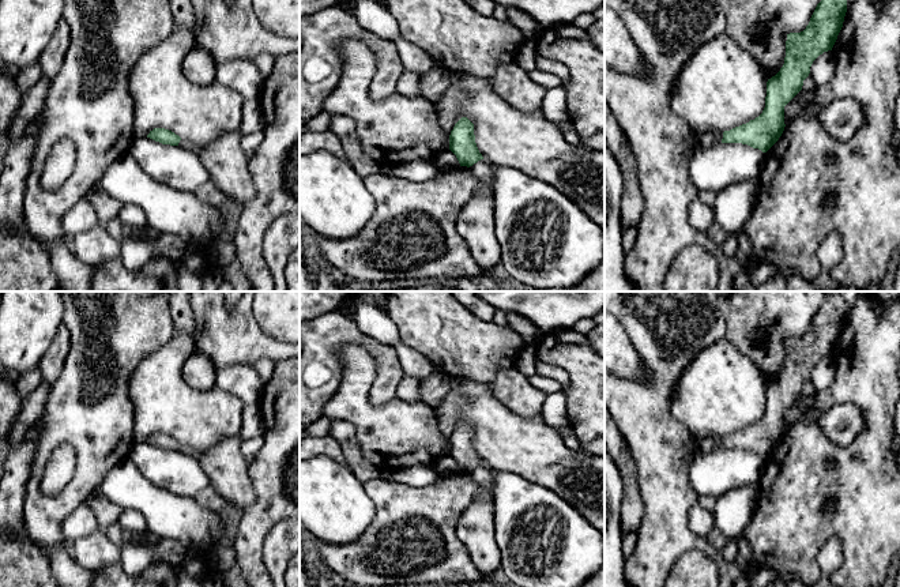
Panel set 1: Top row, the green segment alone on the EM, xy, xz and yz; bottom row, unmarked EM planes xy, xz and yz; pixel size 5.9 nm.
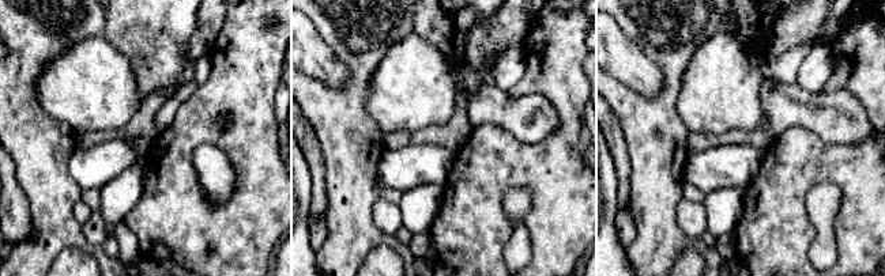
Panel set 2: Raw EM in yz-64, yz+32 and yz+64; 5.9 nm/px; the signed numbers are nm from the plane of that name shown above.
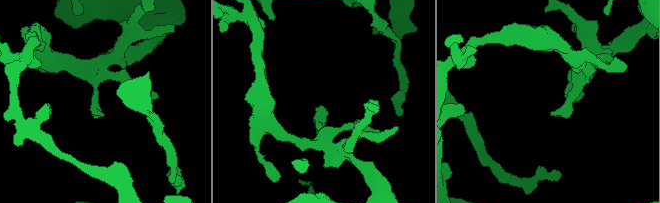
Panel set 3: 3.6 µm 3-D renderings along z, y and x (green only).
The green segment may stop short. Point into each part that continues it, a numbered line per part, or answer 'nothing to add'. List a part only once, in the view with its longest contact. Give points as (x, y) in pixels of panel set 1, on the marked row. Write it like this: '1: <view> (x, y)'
1: yz (708, 139)

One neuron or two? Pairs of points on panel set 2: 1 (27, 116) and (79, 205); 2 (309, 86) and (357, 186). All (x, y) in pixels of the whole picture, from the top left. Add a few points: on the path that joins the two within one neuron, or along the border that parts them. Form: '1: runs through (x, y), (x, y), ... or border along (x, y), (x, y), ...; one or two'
1: border along (81, 197), (72, 207), (72, 215), (81, 226); two
2: runs through (328, 110), (342, 124), (351, 143), (351, 162); one

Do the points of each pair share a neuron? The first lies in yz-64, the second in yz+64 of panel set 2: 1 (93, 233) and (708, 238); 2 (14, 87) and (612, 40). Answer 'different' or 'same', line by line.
1: same
2: different

